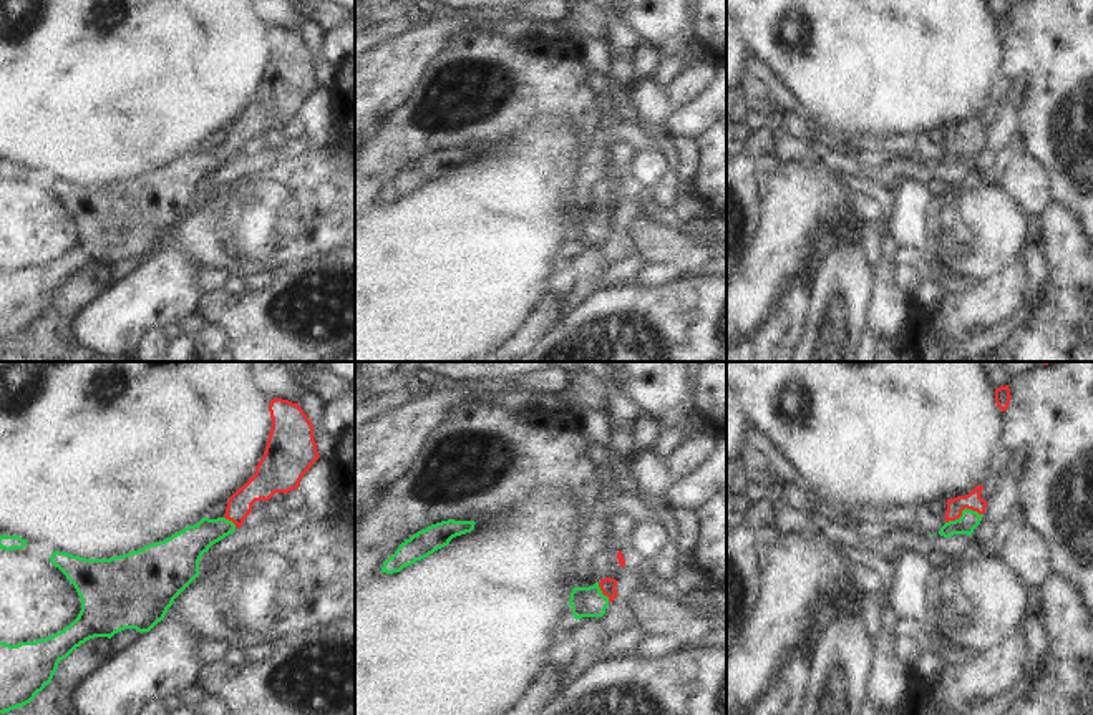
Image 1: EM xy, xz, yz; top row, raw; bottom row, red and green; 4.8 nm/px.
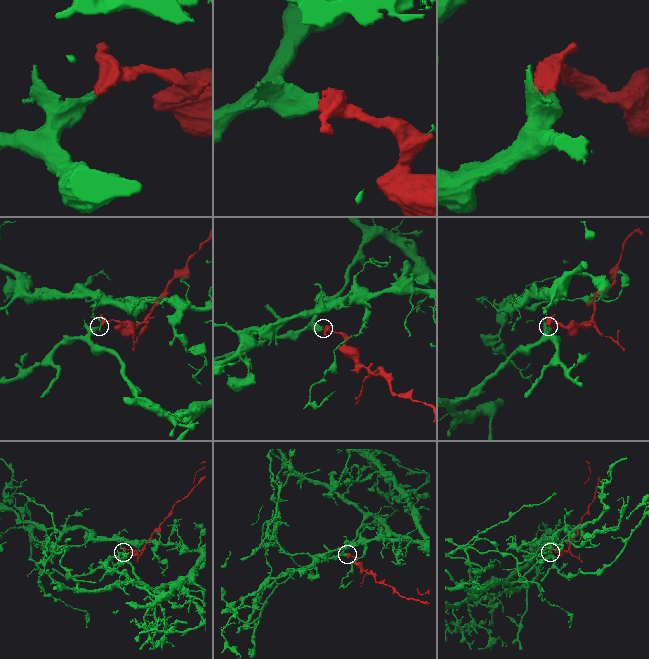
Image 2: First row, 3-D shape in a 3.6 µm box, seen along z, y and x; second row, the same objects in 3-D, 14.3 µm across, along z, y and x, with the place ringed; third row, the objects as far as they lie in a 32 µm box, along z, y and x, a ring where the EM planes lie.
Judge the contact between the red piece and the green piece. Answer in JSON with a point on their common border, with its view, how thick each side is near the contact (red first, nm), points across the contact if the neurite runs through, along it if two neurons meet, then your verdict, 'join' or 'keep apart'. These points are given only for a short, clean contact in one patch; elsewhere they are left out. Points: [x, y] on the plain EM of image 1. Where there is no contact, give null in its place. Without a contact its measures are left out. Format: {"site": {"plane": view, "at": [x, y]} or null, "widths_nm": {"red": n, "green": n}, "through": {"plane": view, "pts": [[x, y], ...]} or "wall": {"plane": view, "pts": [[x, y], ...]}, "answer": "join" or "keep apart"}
{"site": {"plane": "yz", "at": [962, 138]}, "widths_nm": {"red": 80, "green": 90}, "through": {"plane": "yz", "pts": [[972, 130], [962, 138], [969, 148]]}, "answer": "join"}

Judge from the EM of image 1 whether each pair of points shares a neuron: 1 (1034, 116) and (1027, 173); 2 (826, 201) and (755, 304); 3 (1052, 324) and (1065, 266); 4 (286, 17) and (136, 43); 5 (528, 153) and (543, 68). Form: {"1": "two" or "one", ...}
{"1": "two", "2": "one", "3": "one", "4": "two", "5": "two"}

